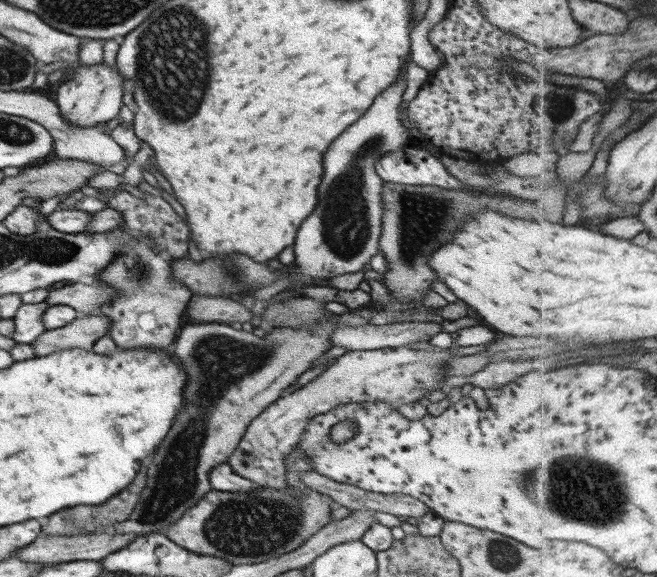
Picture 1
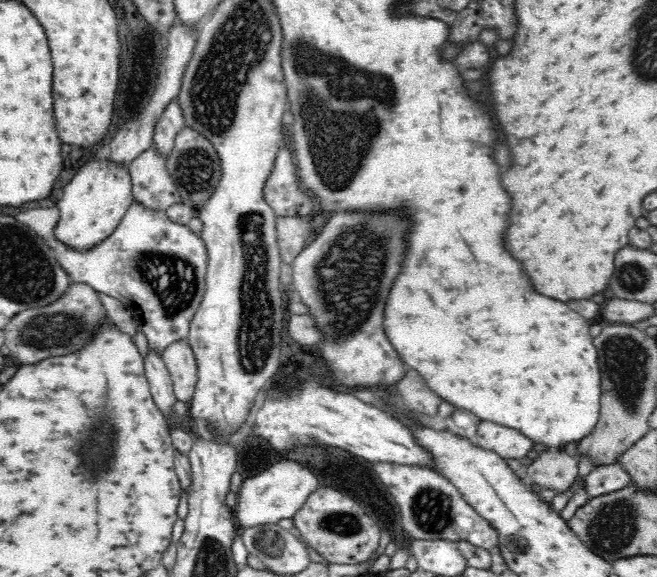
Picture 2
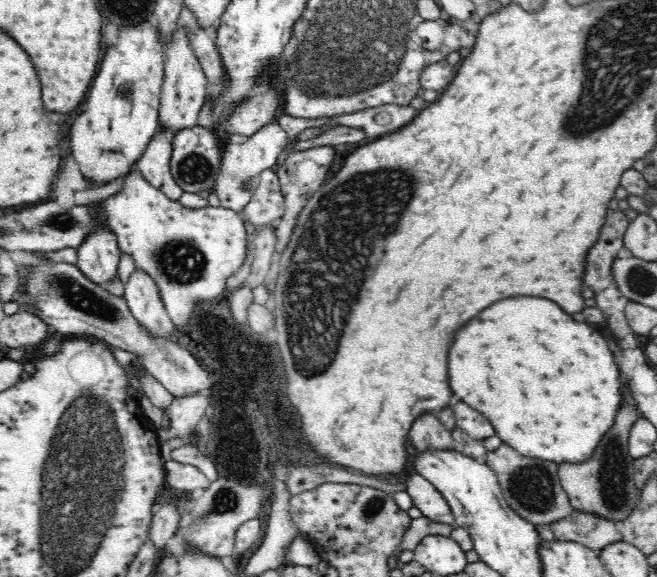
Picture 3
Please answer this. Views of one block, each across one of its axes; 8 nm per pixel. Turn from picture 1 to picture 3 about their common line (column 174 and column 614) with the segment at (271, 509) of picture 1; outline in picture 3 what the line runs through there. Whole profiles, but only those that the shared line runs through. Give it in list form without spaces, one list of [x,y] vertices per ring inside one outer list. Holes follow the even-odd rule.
[[[572,511],[548,527],[558,540],[570,540],[601,551],[606,545],[623,541],[617,523],[592,512]]]

